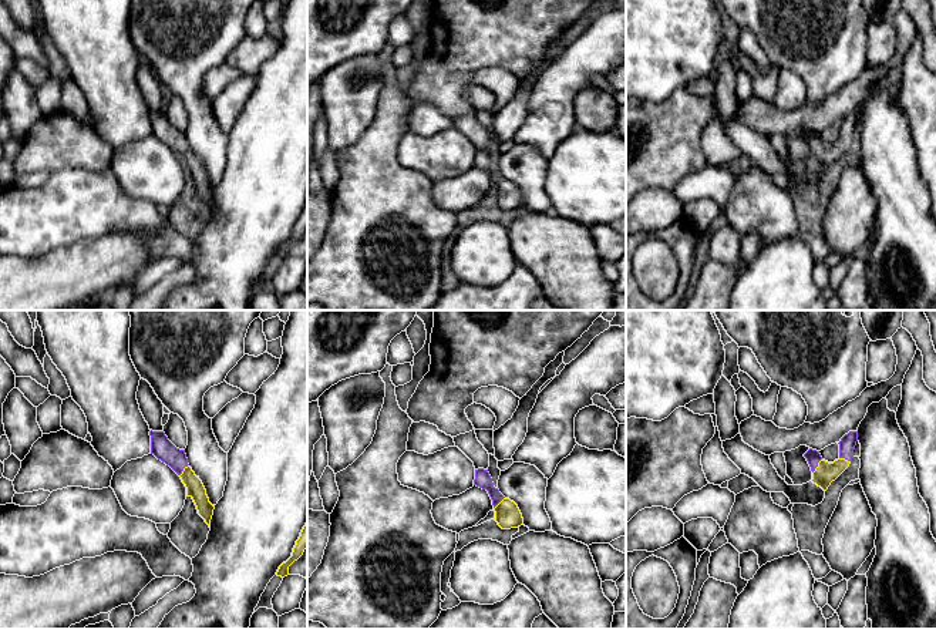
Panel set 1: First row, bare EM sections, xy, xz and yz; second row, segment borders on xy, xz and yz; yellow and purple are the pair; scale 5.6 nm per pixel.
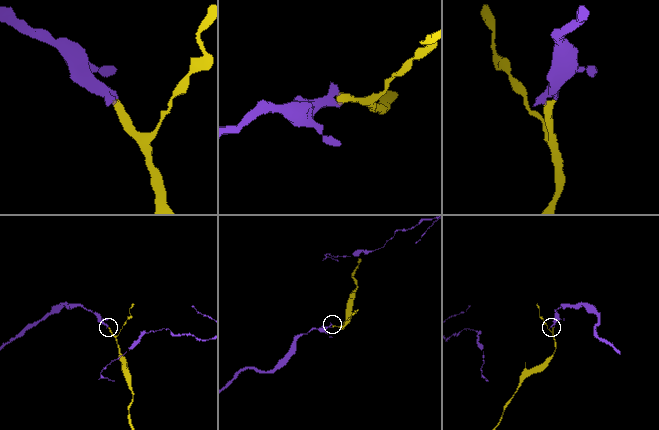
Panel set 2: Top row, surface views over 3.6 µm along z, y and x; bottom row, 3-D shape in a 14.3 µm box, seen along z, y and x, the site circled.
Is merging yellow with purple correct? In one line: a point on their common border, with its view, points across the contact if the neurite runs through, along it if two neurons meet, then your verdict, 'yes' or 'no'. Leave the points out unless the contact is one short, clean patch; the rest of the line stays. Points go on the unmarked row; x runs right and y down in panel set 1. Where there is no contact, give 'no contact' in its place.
meets yellow in yz at (818, 147); runs through yz (825, 154), (818, 147), (812, 137); yes

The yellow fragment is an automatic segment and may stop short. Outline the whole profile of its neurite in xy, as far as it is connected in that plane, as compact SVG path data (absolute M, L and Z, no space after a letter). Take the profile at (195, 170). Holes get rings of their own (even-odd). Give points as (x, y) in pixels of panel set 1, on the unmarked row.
M149 112L151 117L151 135L169 147L182 161L186 168L186 176L191 178L196 186L198 195L205 201L211 209L211 201L215 186L209 184L206 171L195 157L188 145L185 131L176 130L165 117L164 112Z

